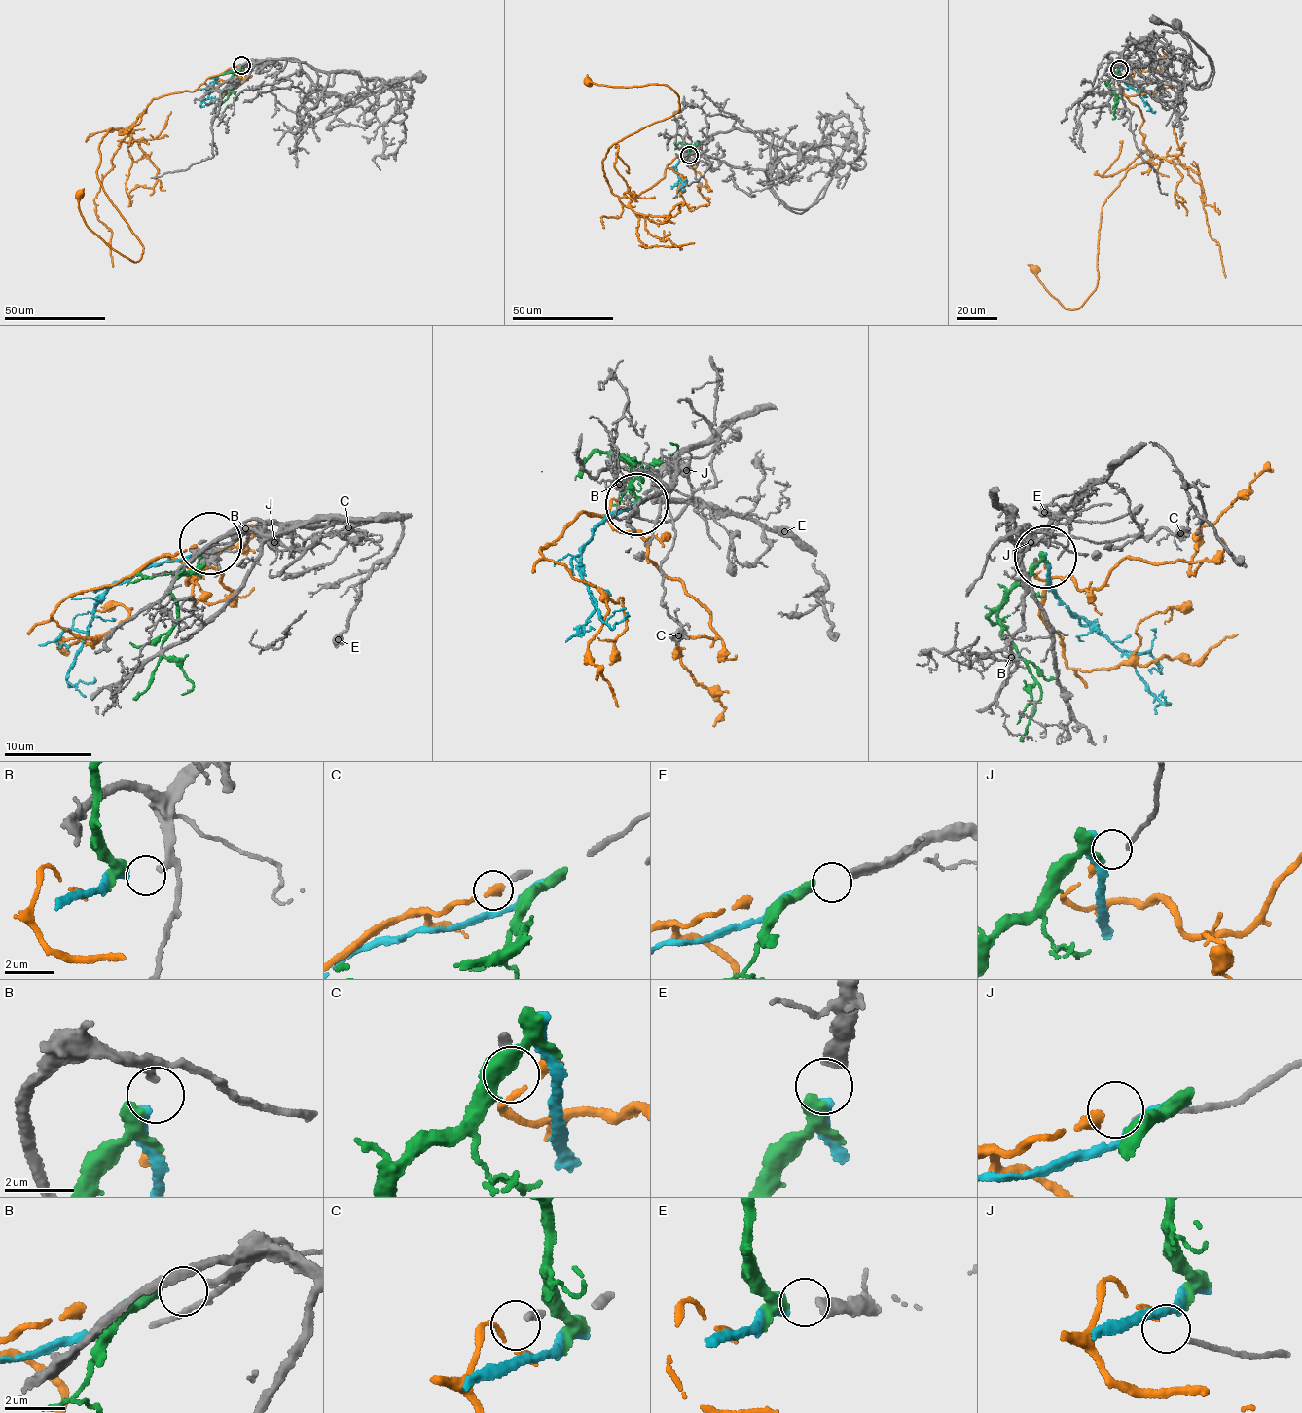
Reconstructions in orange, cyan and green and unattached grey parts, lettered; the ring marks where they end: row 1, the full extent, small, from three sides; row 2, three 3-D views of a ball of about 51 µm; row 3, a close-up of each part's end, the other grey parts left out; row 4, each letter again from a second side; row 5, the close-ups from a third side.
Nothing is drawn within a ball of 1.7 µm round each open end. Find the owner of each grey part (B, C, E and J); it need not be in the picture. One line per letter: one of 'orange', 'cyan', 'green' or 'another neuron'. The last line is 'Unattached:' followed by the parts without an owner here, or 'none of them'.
B: cyan
C: another neuron
E: green
J: orange
Unattached: C

